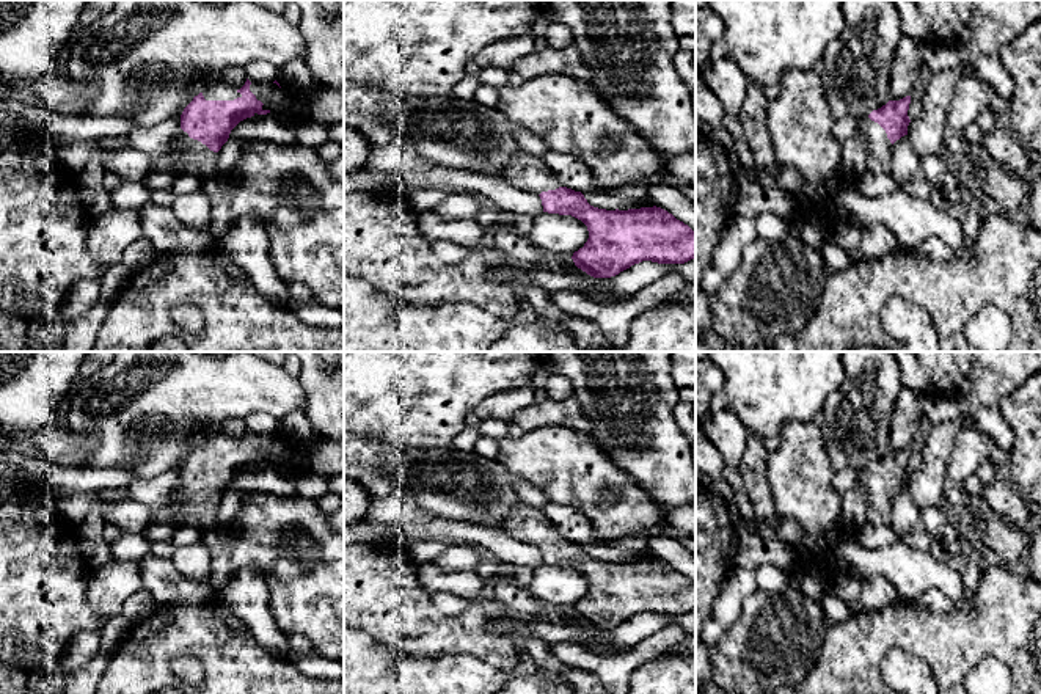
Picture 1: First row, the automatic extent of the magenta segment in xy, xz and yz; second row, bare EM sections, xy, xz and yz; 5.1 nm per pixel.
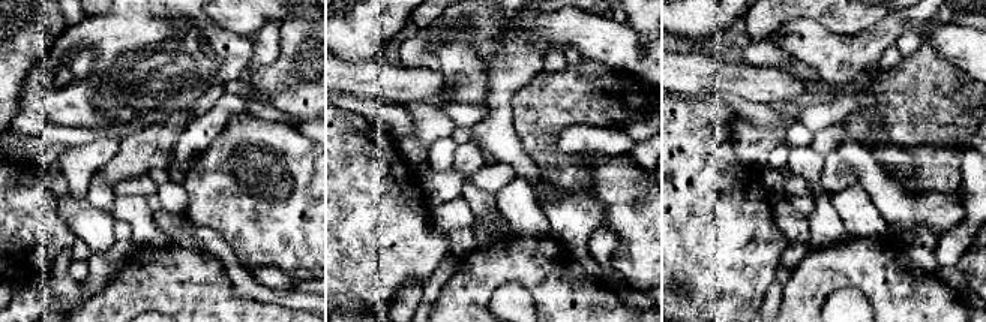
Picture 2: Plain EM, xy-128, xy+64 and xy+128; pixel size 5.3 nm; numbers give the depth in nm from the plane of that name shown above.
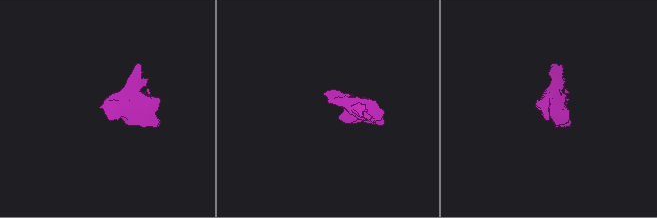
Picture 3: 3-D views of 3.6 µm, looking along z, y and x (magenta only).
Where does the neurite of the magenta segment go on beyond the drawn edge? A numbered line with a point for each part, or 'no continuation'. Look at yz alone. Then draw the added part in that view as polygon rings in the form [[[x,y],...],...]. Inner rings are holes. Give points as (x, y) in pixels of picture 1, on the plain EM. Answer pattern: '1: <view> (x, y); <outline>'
1: yz (878, 500); [[[870,469],[857,474],[856,487],[867,504],[867,521],[873,526],[889,526],[892,517],[892,495],[886,482]]]

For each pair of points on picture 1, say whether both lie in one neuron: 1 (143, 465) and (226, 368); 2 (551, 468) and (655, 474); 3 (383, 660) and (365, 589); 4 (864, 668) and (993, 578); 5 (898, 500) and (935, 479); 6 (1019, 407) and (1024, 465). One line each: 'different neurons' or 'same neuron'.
1: same neuron
2: different neurons
3: different neurons
4: same neuron
5: different neurons
6: same neuron

